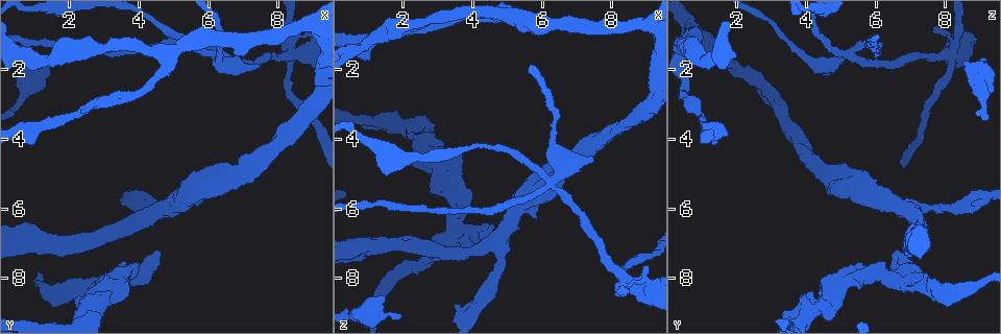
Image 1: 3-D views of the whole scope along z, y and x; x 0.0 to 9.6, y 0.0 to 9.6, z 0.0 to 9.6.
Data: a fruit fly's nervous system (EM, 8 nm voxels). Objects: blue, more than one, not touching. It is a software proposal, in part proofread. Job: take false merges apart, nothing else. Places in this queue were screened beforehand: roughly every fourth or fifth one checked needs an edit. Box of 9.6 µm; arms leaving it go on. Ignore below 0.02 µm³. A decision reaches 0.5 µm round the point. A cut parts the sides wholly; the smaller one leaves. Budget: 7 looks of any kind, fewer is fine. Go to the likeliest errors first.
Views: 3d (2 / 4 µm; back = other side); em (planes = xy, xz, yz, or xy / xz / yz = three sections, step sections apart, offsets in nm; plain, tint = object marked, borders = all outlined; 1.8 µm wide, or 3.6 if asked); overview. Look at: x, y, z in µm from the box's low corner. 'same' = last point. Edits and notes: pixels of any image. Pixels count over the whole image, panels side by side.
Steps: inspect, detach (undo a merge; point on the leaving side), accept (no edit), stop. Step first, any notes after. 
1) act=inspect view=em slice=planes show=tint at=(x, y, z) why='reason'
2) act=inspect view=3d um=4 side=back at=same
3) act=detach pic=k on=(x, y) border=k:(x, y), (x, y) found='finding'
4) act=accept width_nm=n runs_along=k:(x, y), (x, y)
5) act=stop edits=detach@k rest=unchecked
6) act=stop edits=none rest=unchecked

act=inspect view=em um=3.6 slice=planes show=tint at=(8.45, 1.60, 8.20) why='abrupt turn'

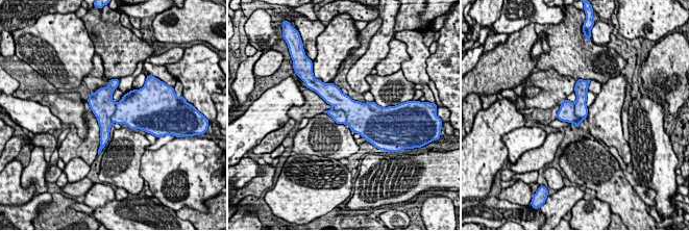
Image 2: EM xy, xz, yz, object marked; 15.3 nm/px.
act=detach pic=2 on=(339, 117) border=2:(333, 108), (345, 113), (346, 123) found='a second cell is stuck on'

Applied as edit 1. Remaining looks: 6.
act=inspect view=overview why='see it whole again'

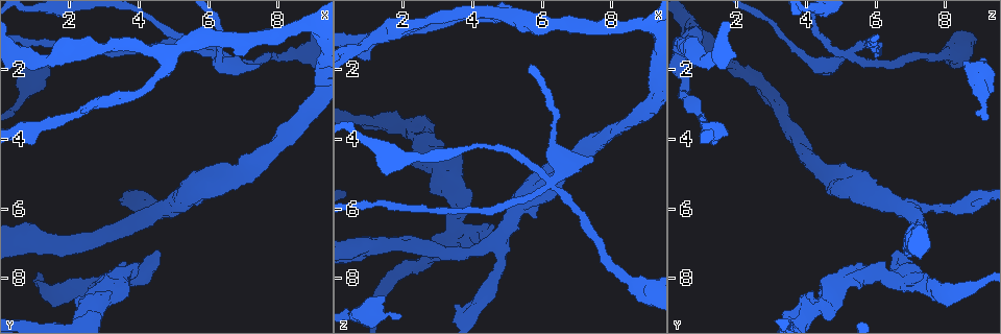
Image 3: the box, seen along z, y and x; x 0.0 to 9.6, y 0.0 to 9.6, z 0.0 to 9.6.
act=inspect view=3d um=2 side=back at=(6.25, 1.60, 5.15) why='thick turns thin'

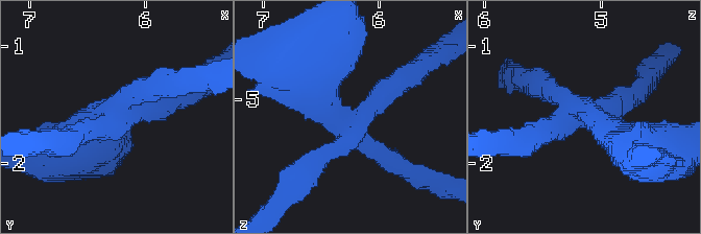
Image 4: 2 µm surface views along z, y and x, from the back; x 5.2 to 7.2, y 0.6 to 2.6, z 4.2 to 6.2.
act=inspect view=em slice=planes show=tint at=(6.22, 1.54, 5.20)

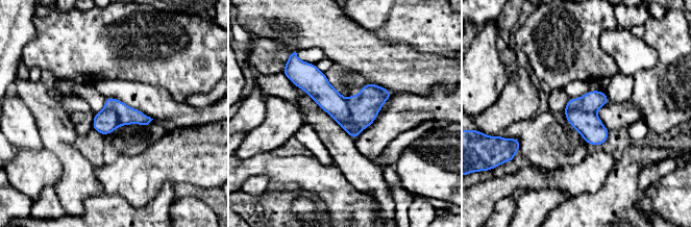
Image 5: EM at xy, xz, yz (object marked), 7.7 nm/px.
act=detach pic=5 on=(364, 108) found='a second cell is stuck on'

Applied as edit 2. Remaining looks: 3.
act=inspect view=overview

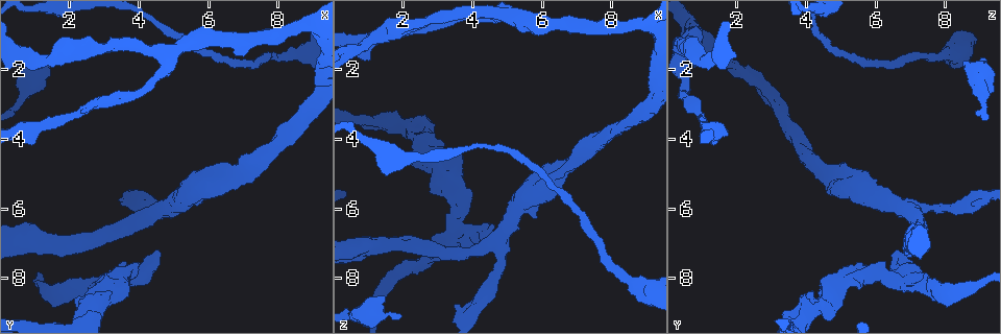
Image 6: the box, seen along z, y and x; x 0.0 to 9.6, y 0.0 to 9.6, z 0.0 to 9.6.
act=inspect view=em slice=planes show=tint at=(1.35, 3.65, 1.10) why='thick turns thin'

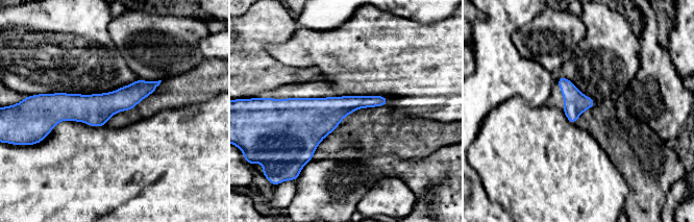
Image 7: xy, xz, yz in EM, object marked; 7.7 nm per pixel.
act=accept runs_along=7:(155, 83), (103, 106), (50, 106) found='one cell here'

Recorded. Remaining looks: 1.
act=stop edits=detach@2,detach@5 rest=unchecked

